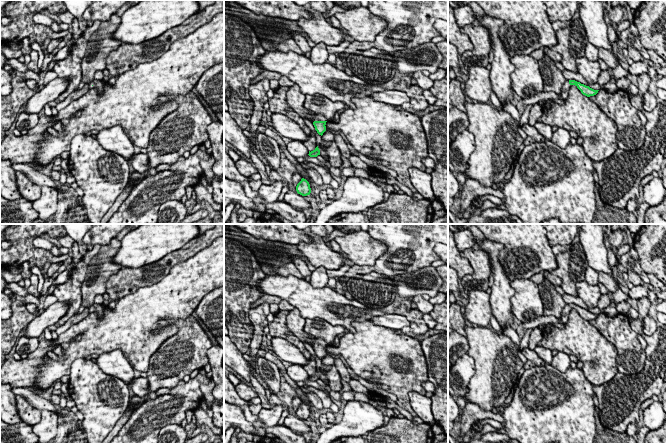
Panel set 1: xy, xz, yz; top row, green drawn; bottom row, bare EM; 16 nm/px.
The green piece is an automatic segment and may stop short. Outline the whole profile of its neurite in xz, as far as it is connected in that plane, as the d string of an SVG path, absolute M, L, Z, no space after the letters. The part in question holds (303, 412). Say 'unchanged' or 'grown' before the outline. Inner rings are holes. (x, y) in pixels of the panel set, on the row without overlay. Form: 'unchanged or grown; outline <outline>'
unchanged; outline M302 402L296 410L296 415L302 420L310 419L311 412L309 406L306 403Z

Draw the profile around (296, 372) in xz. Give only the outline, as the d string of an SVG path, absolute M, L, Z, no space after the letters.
M292 364L286 368L286 372L288 376L296 382L305 381L309 378L309 375L304 367L299 364Z

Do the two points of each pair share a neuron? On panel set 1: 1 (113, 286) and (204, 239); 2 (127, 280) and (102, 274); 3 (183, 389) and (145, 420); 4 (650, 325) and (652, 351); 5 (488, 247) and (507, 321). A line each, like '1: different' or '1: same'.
1: same
2: different
3: same
4: different
5: same

